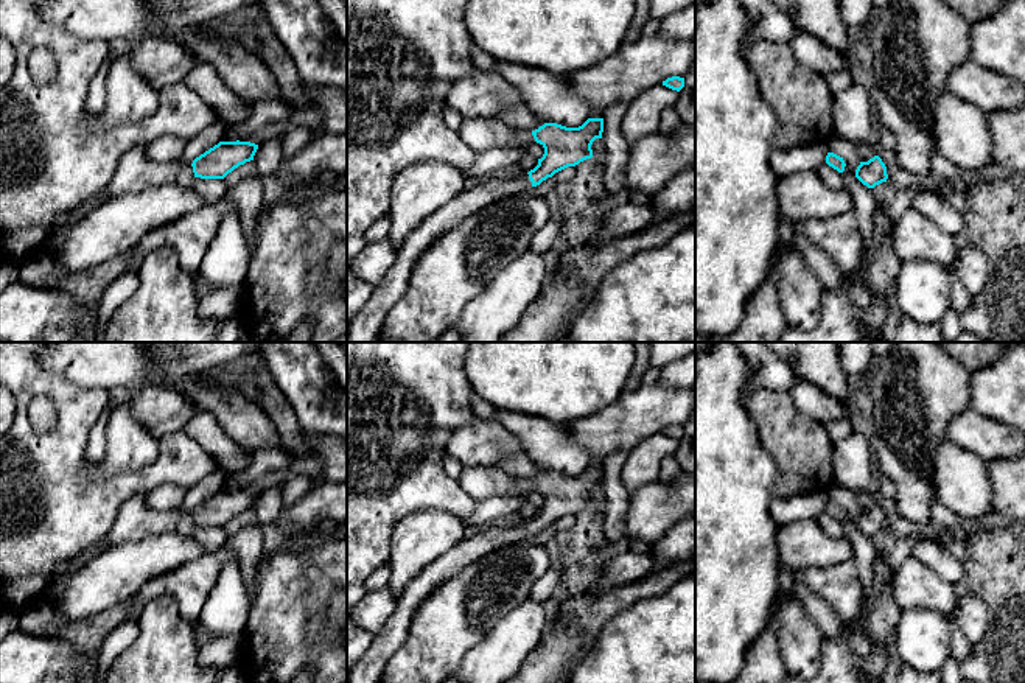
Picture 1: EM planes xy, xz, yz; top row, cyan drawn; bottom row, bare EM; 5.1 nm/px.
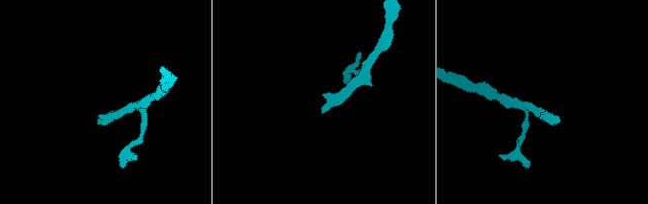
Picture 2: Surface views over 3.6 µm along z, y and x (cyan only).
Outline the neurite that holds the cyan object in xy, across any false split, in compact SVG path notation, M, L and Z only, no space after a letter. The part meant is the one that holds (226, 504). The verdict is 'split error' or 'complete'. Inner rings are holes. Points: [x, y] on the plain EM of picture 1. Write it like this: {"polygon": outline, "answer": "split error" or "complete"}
{"polygon": "M219 490L191 512L194 526L224 527L240 513L254 509L258 493L250 490Z", "answer": "complete"}

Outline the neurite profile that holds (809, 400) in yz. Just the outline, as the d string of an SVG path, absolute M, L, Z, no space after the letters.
M795 378L790 391L792 401L796 411L806 417L810 417L821 425L829 420L851 419L854 417L855 406L849 401L841 401L832 395L823 392L807 380Z

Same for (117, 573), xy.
M177 531L114 545L103 549L70 577L64 594L54 599L56 610L65 622L87 621L131 599L151 579L193 562L202 554L205 549L196 540Z

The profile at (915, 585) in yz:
M913 555L894 569L891 587L899 608L929 608L955 622L958 597L953 585Z

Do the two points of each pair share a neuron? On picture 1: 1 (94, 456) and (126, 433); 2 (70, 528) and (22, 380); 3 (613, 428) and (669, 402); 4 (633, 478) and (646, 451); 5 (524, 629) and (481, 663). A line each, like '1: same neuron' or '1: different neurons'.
1: different neurons
2: same neuron
3: same neuron
4: same neuron
5: same neuron

